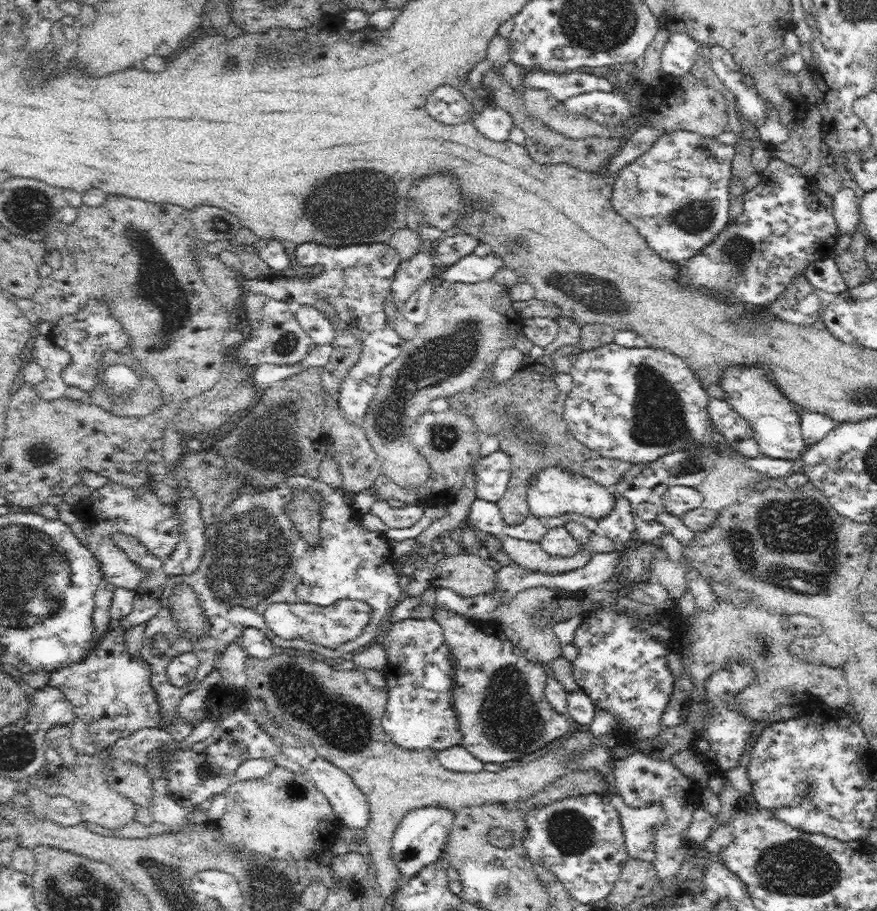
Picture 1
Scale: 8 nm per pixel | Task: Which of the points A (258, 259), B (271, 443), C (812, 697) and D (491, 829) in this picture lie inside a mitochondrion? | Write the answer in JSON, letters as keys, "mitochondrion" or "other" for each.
{"A":"other","B":"mitochondrion","C":"other","D":"other"}

